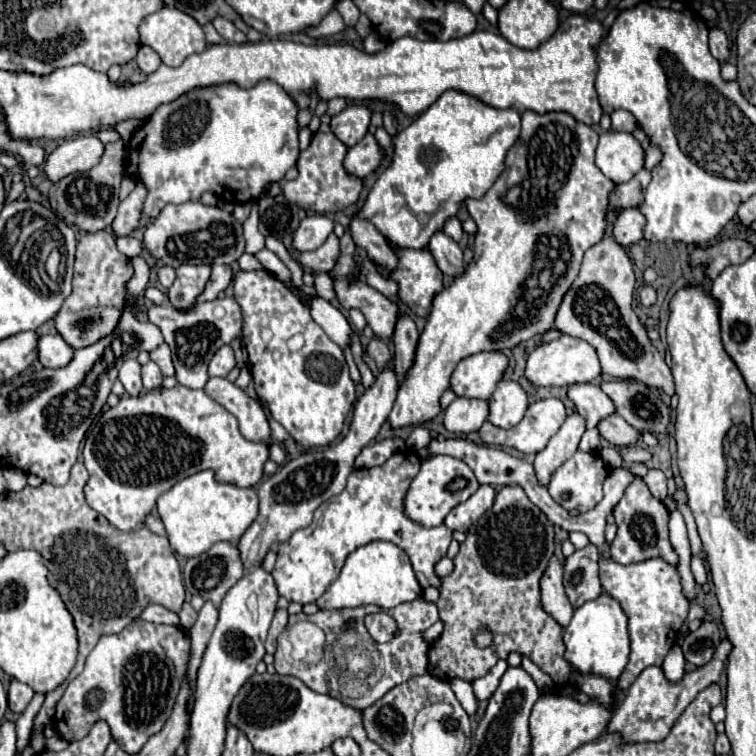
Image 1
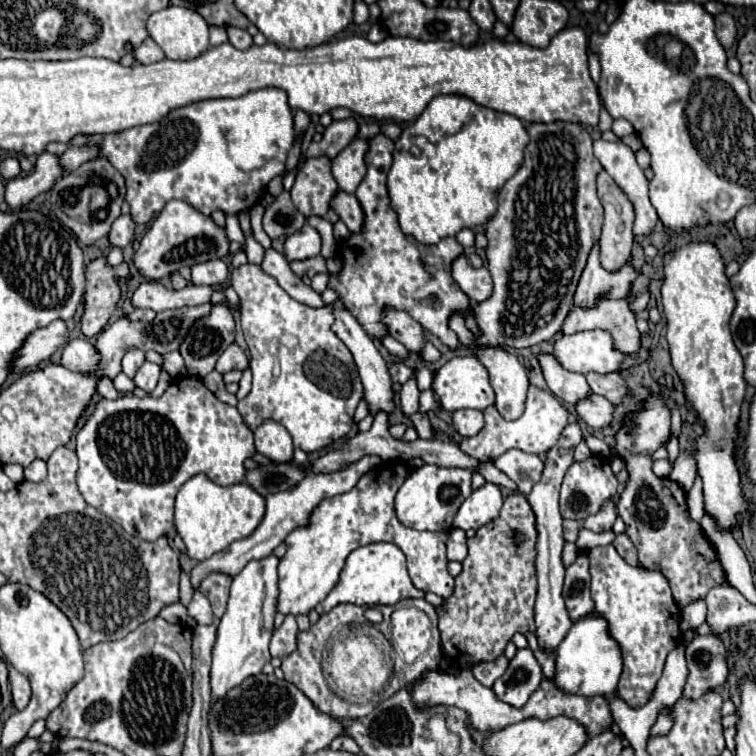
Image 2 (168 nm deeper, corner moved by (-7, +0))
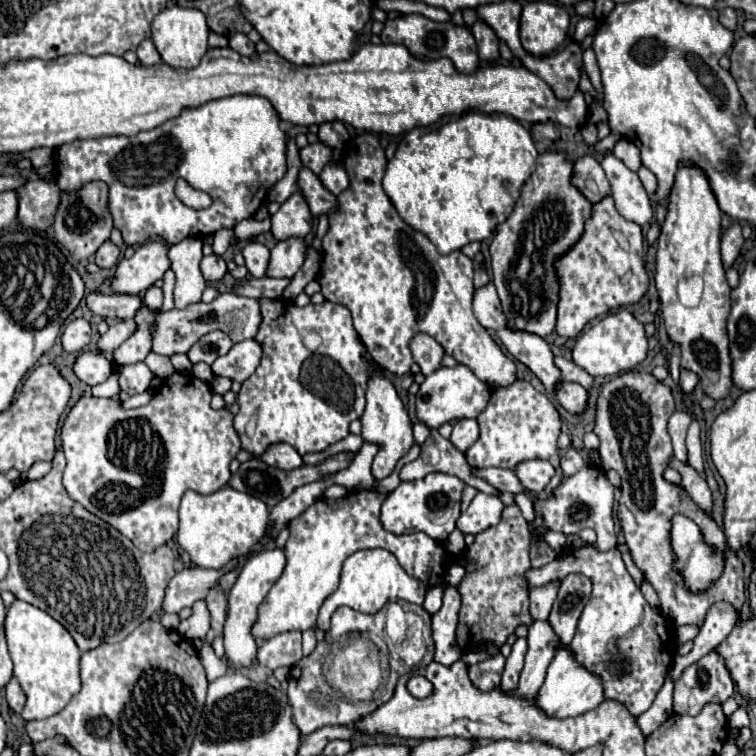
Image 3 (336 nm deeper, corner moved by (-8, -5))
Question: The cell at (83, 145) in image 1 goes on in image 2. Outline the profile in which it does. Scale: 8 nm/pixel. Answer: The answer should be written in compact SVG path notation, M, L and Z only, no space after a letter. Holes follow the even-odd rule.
M43 151L37 157L33 173L29 173L25 177L15 177L7 183L5 201L9 203L11 209L21 209L39 193L49 191L55 185L55 181L63 175L65 175L65 169L59 163L59 157L49 151Z

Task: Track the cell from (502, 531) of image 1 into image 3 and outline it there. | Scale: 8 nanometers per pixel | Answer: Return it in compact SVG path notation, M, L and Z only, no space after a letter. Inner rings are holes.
M516 504L506 506L500 524L476 534L472 546L466 548L468 572L458 586L462 596L460 622L456 640L462 652L474 650L482 642L494 642L502 646L520 624L530 626L532 616L528 612L528 590L524 588L524 572L530 568L530 530Z

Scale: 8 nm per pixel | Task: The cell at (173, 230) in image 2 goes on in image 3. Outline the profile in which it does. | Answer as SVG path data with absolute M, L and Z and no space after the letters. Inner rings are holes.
M148 242L138 246L132 258L122 258L118 262L110 288L118 294L142 294L170 268L166 252L168 244L164 242Z

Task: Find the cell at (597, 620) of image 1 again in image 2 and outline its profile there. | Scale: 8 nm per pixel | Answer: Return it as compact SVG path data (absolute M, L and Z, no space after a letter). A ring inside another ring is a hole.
M593 611L573 623L573 627L555 651L555 663L557 675L553 681L561 689L567 689L567 693L583 693L587 697L607 695L617 689L623 671L623 653L617 639L609 633L607 619L601 613Z

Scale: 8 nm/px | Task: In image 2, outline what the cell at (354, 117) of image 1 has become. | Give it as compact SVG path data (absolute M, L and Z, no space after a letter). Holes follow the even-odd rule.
M349 117L349 119L341 119L341 121L333 121L325 133L323 133L323 141L321 143L311 143L309 151L307 151L307 159L309 157L319 157L319 155L327 155L327 157L337 157L359 133L359 123Z

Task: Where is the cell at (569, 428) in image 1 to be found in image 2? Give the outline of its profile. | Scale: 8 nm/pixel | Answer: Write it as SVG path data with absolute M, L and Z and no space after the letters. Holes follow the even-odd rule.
M569 423L557 445L549 449L545 455L545 469L541 479L535 483L533 491L529 493L527 501L531 503L535 517L537 517L537 529L539 529L539 541L537 541L537 579L539 579L539 591L537 591L537 601L535 601L535 623L537 623L537 639L541 649L557 649L557 645L563 641L567 631L571 629L573 621L567 613L561 589L563 589L563 577L565 577L565 565L561 561L563 553L563 517L559 513L559 487L563 481L565 471L573 463L573 449L577 443L583 439L583 431L579 423Z

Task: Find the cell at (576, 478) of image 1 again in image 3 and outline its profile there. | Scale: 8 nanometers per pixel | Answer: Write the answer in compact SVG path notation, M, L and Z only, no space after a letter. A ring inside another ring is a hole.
M584 466L580 472L574 476L566 478L558 488L554 488L552 498L538 500L534 496L532 500L534 512L542 516L544 528L552 532L562 532L562 534L576 534L582 528L592 528L596 532L596 550L612 550L616 548L616 532L614 532L614 520L612 520L612 510L614 510L614 488L608 482L606 474L598 466Z

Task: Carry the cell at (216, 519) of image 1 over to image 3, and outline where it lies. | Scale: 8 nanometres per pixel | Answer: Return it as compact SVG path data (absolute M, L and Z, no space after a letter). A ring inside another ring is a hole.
M230 486L202 496L188 490L180 502L180 528L176 542L188 552L192 564L200 568L224 568L230 560L250 552L254 544L264 538L268 526L268 508L262 500L238 492Z

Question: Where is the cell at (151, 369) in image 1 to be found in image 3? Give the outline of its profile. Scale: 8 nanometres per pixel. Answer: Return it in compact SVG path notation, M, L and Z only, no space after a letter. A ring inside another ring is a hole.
M136 362L136 364L124 366L118 382L120 382L120 390L124 390L126 394L138 394L148 390L152 378L154 374L150 372L150 368L144 362Z

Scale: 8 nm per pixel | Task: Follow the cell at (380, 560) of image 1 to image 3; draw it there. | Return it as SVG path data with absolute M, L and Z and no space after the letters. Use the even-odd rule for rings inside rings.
M372 548L372 550L358 550L352 556L346 558L344 566L342 566L342 576L340 576L340 586L334 594L330 594L320 612L318 612L318 622L316 628L326 632L330 628L330 616L338 606L350 606L358 612L364 614L376 614L386 602L392 600L406 600L412 604L422 604L426 596L426 584L412 578L410 574L406 574L406 570L398 564L396 556L388 550L382 548Z

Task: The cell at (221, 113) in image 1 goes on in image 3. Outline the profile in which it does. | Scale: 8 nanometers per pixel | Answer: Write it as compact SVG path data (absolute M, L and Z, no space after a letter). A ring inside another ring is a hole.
M228 96L228 98L220 98L220 100L210 100L198 108L184 108L176 118L164 122L162 126L148 130L148 132L138 132L136 136L104 136L104 138L94 138L94 140L74 140L70 144L64 144L56 150L56 184L60 186L62 192L76 192L82 186L86 186L88 182L94 180L102 180L108 184L108 212L112 214L114 220L114 228L118 228L122 232L122 238L128 246L140 246L152 238L160 238L164 242L170 244L178 244L180 240L188 238L188 236L208 236L214 234L216 230L222 228L234 228L240 220L252 218L254 212L260 208L260 204L266 198L266 192L286 174L286 132L280 130L280 118L276 114L276 110L272 108L272 104L262 98L262 96ZM178 178L184 178L192 188L208 192L212 196L212 206L206 210L192 210L188 206L184 206L176 194L174 194L174 184Z

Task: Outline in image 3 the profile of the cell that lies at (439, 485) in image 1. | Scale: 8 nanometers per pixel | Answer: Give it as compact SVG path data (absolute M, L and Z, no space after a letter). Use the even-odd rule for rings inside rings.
M428 474L422 480L400 482L400 486L386 496L380 510L380 522L384 530L392 534L410 534L414 530L426 532L430 538L444 542L448 534L456 528L456 520L460 516L460 496L464 490L464 482L456 476L448 474Z

